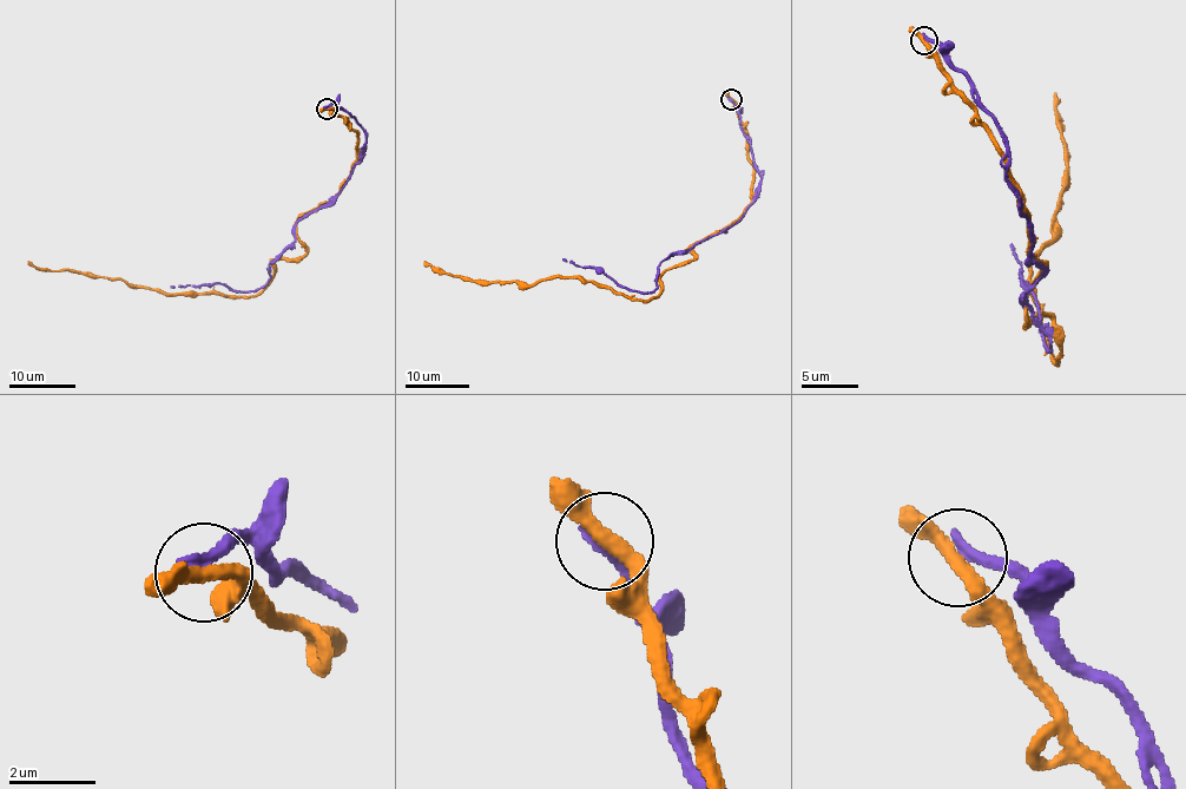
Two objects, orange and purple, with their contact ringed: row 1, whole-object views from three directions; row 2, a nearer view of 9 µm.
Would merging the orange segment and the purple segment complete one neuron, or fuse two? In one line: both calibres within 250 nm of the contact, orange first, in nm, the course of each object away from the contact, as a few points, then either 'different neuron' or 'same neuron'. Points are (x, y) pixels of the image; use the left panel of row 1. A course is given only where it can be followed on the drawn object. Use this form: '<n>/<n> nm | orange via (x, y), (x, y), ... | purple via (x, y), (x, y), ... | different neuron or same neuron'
340/340 nm | orange via (327, 109), (356, 133), (357, 163), (298, 221), (305, 252), (271, 261), (257, 295), (163, 295), (28, 261) | purple via (327, 107), (354, 117), (367, 145), (342, 190), (298, 222), (265, 284), (171, 287) | different neuron

